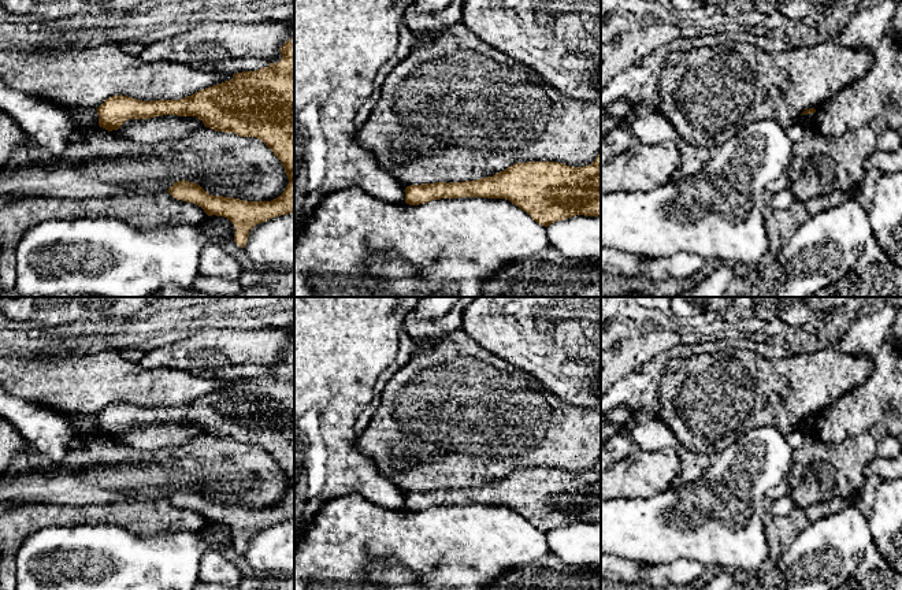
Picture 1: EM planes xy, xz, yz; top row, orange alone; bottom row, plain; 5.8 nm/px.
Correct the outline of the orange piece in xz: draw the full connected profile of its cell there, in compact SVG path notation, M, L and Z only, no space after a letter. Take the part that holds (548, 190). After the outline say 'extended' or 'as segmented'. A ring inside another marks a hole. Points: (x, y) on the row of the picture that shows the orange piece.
M601 151L591 164L583 167L571 167L557 162L515 163L493 177L476 181L435 182L405 188L405 203L409 205L459 197L509 200L545 227L576 215L601 216Z; as segmented

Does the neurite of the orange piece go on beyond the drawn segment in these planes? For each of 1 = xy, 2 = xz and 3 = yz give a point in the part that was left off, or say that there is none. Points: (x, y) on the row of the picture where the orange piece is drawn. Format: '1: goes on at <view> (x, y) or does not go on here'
1: does not go on here
2: does not go on here
3: does not go on here

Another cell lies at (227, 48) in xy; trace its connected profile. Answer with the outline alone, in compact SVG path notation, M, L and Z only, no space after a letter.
M286 21L260 23L201 22L182 34L146 45L138 57L145 63L181 63L204 73L212 71L223 75L256 71L281 62L281 47L290 38L289 30Z

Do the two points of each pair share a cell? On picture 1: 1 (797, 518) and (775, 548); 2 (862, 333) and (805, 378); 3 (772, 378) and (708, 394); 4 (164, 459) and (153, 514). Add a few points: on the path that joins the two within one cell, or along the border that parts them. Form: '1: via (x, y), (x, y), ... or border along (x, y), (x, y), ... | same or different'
1: via (790, 524), (779, 535), (779, 541) | same
2: border along (834, 345), (841, 352), (869, 357) | different
3: via (756, 388), (724, 390) | same
4: border along (166, 497), (123, 500) | different

